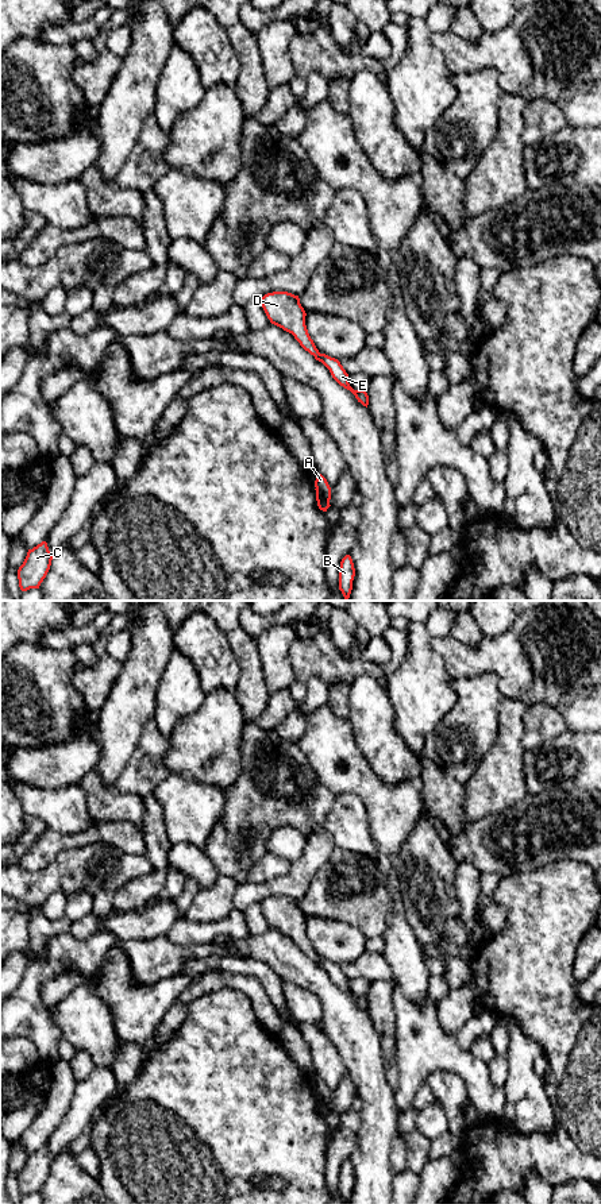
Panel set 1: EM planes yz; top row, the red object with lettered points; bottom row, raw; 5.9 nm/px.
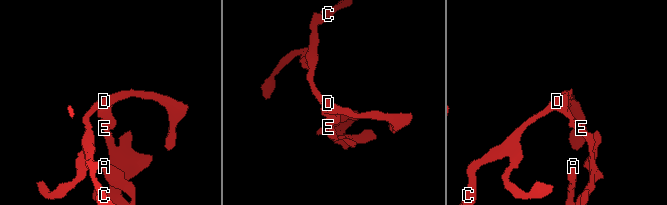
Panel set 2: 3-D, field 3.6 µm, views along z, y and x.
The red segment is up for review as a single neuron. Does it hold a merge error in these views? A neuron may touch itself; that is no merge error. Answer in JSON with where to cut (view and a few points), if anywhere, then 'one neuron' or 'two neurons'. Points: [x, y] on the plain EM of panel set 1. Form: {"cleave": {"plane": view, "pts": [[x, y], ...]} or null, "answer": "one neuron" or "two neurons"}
{"cleave": {"plane": "yz", "pts": [[319, 959], [320, 965]]}, "answer": "two neurons"}

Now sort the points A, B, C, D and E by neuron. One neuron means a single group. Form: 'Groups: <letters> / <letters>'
Groups: A B E / C D

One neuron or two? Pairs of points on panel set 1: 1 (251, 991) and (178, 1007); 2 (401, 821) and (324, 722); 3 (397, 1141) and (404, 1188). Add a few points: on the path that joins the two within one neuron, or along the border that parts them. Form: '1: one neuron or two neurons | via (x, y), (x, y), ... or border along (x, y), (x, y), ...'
1: two neurons | border along (178, 999), (188, 1004)
2: one neuron | via (377, 797), (351, 771), (350, 761), (336, 747)
3: two neurons | border along (407, 1139), (405, 1168), (395, 1174)

